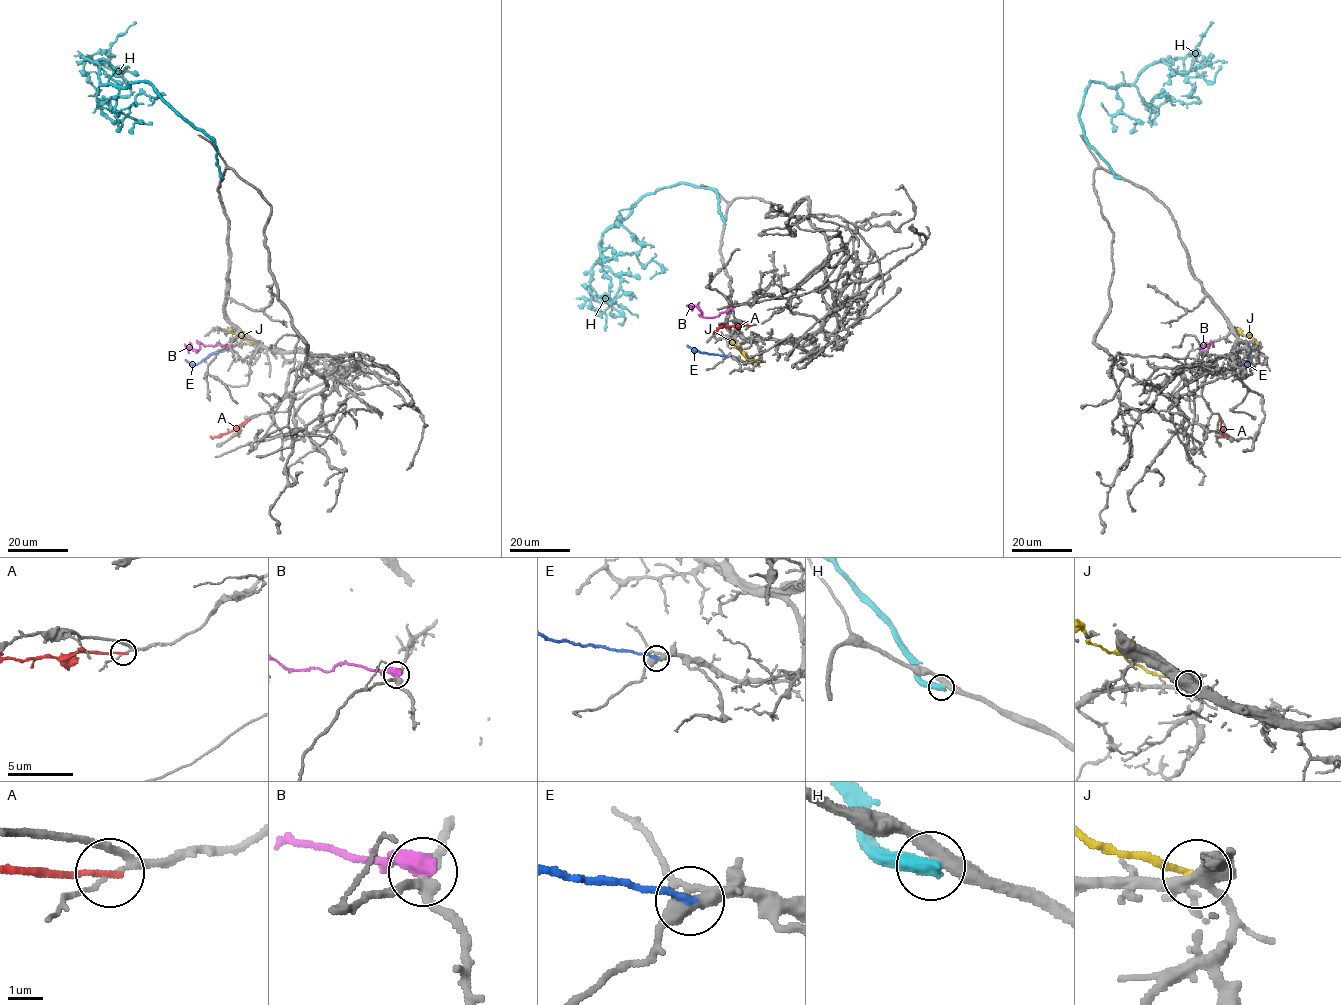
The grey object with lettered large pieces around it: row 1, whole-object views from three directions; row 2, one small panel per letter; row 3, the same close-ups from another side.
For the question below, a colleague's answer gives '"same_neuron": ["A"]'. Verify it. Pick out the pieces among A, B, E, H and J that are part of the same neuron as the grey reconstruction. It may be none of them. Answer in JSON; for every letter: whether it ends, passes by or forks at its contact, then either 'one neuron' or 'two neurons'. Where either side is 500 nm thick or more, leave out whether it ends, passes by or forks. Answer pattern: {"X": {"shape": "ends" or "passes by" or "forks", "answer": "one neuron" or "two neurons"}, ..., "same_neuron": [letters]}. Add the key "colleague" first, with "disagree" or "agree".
{"colleague": "disagree", "A": {"shape": "ends", "answer": "two neurons"}, "B": {"answer": "two neurons"}, "E": {"shape": "ends", "answer": "one neuron"}, "H": {"answer": "two neurons"}, "J": {"shape": "ends", "answer": "two neurons"}, "same_neuron": ["E"]}

